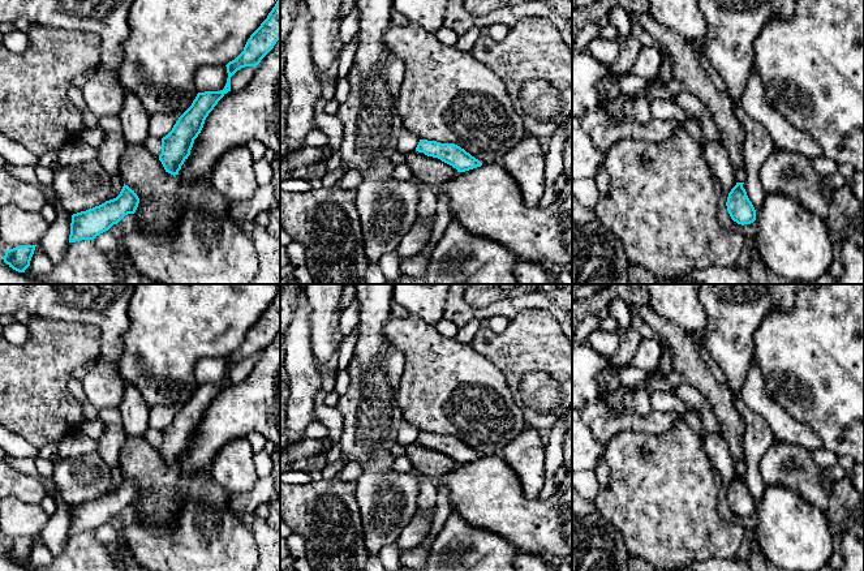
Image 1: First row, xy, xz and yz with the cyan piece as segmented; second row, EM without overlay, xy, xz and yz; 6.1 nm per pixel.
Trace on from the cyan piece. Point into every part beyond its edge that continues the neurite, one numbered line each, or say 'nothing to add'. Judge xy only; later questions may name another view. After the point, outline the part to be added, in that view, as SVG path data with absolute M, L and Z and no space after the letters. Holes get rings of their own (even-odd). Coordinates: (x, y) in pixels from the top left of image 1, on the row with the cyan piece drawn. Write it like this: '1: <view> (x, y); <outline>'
nothing to add

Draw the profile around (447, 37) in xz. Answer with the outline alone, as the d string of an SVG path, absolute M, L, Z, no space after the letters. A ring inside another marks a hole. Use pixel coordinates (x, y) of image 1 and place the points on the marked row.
M440 27L439 30L437 30L437 33L434 34L437 37L437 39L439 42L442 42L443 44L447 46L455 46L459 35L455 34L452 30L447 29L447 27Z

